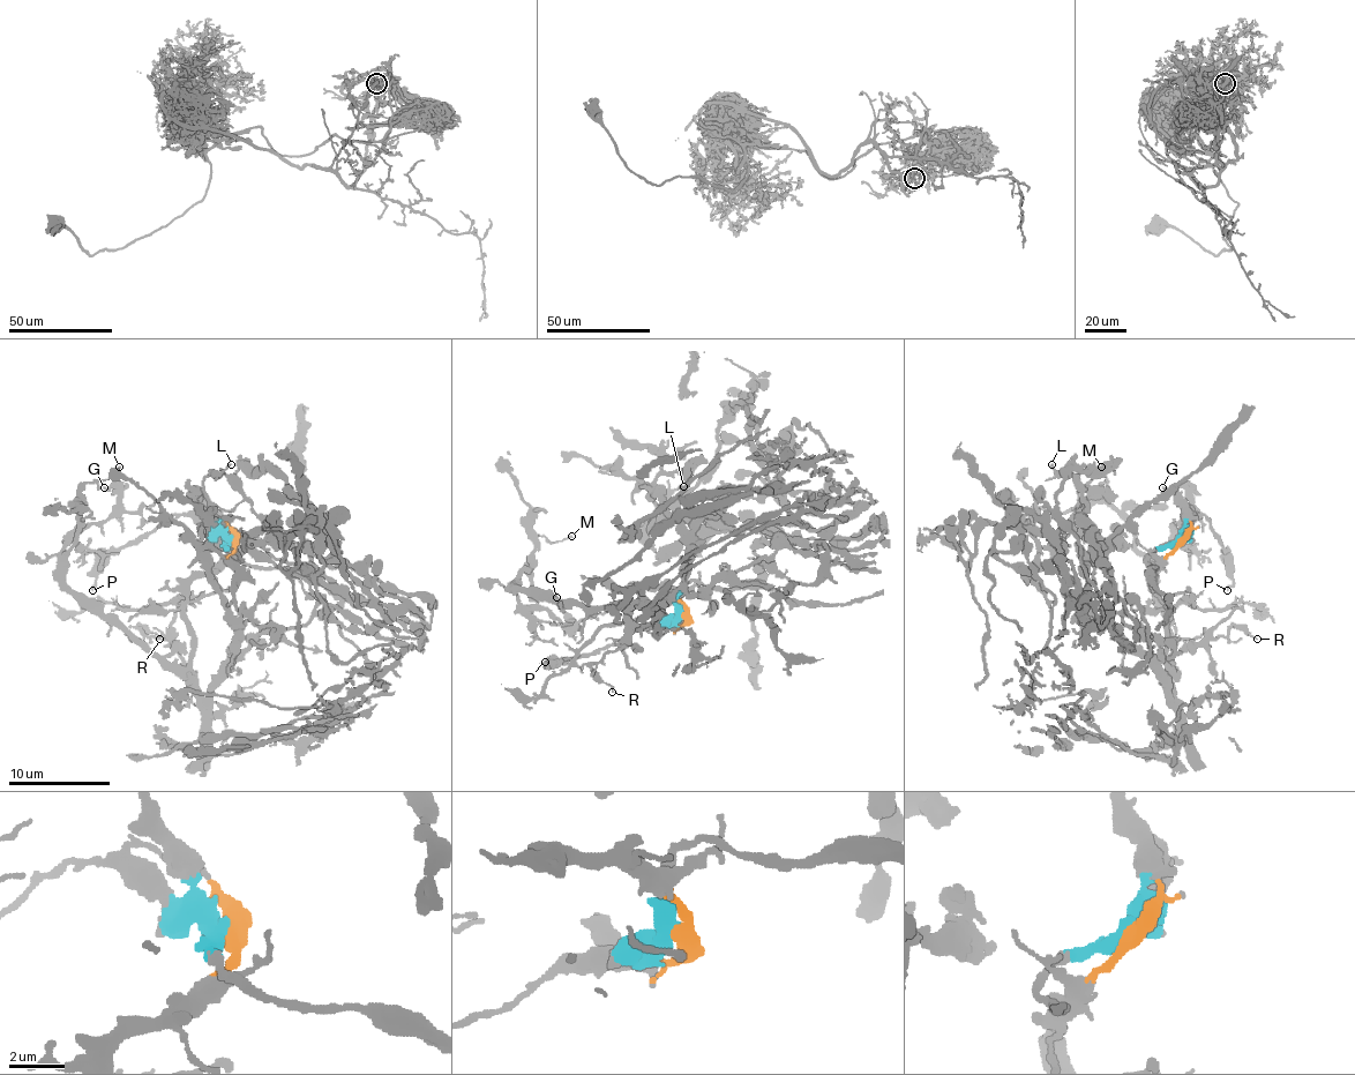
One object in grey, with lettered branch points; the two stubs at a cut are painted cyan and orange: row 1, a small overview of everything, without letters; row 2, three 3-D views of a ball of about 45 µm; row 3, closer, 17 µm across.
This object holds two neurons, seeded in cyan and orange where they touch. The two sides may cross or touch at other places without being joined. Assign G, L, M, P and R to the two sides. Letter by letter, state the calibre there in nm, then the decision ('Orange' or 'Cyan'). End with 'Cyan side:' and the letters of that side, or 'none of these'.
G: Thickness 180 nm. Orange
L: Thickness 170 nm. Orange
M: Thickness 160 nm. Orange
P: Thickness 220 nm. Cyan
R: Thickness 120 nm. Orange
Cyan side: P

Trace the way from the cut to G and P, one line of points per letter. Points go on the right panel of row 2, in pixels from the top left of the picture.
G: (1180, 539), (1154, 583), (1167, 609), (1167, 667), (1169, 617), (1154, 555), (1190, 512), (1182, 486), (1161, 486)
P: (1180, 539), (1187, 532), (1187, 522), (1203, 514), (1215, 532), (1226, 566), (1233, 575), (1233, 585), (1228, 591)

